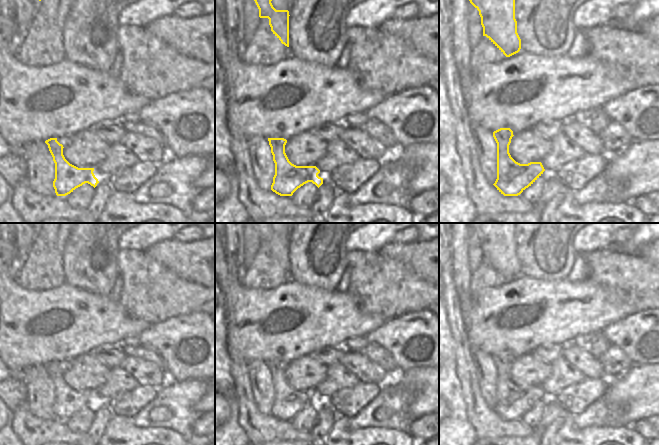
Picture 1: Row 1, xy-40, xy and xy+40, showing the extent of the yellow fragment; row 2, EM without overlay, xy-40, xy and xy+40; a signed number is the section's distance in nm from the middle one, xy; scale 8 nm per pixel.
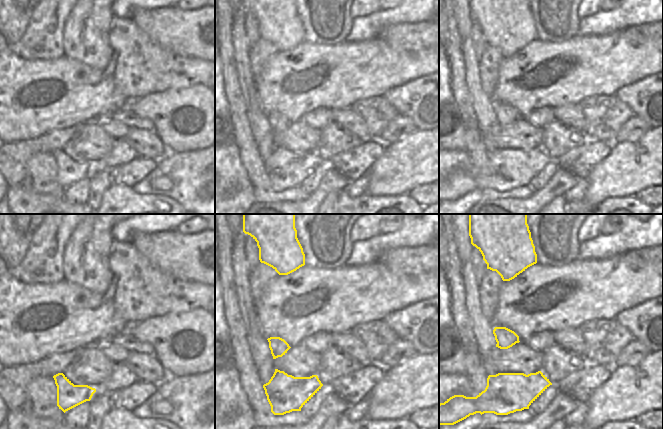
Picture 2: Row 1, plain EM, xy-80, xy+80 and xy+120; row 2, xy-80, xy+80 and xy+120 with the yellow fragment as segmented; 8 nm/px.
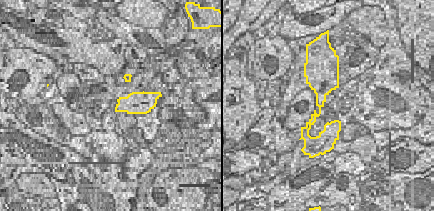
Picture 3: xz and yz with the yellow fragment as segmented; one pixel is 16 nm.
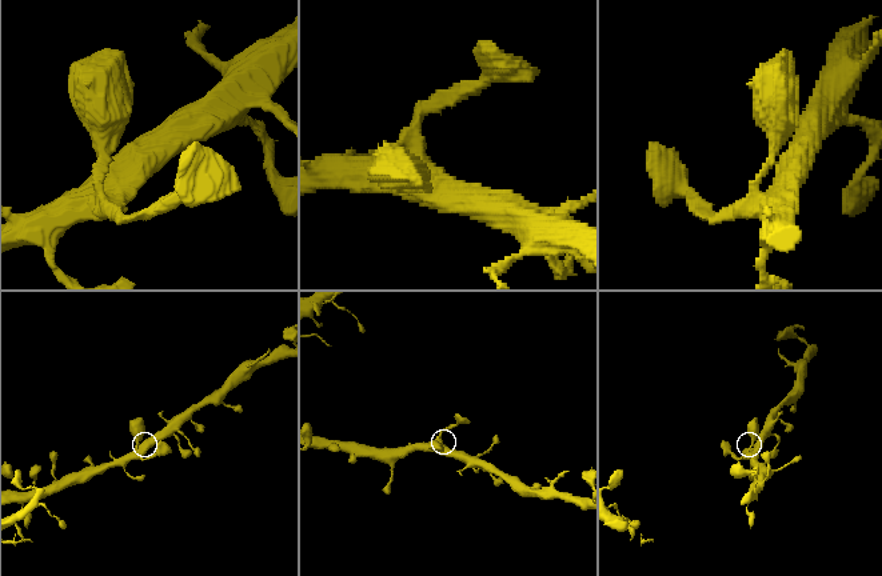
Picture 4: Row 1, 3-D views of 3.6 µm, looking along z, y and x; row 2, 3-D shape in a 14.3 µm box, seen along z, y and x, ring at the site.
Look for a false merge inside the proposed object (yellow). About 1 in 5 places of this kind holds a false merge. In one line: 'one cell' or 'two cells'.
one cell

